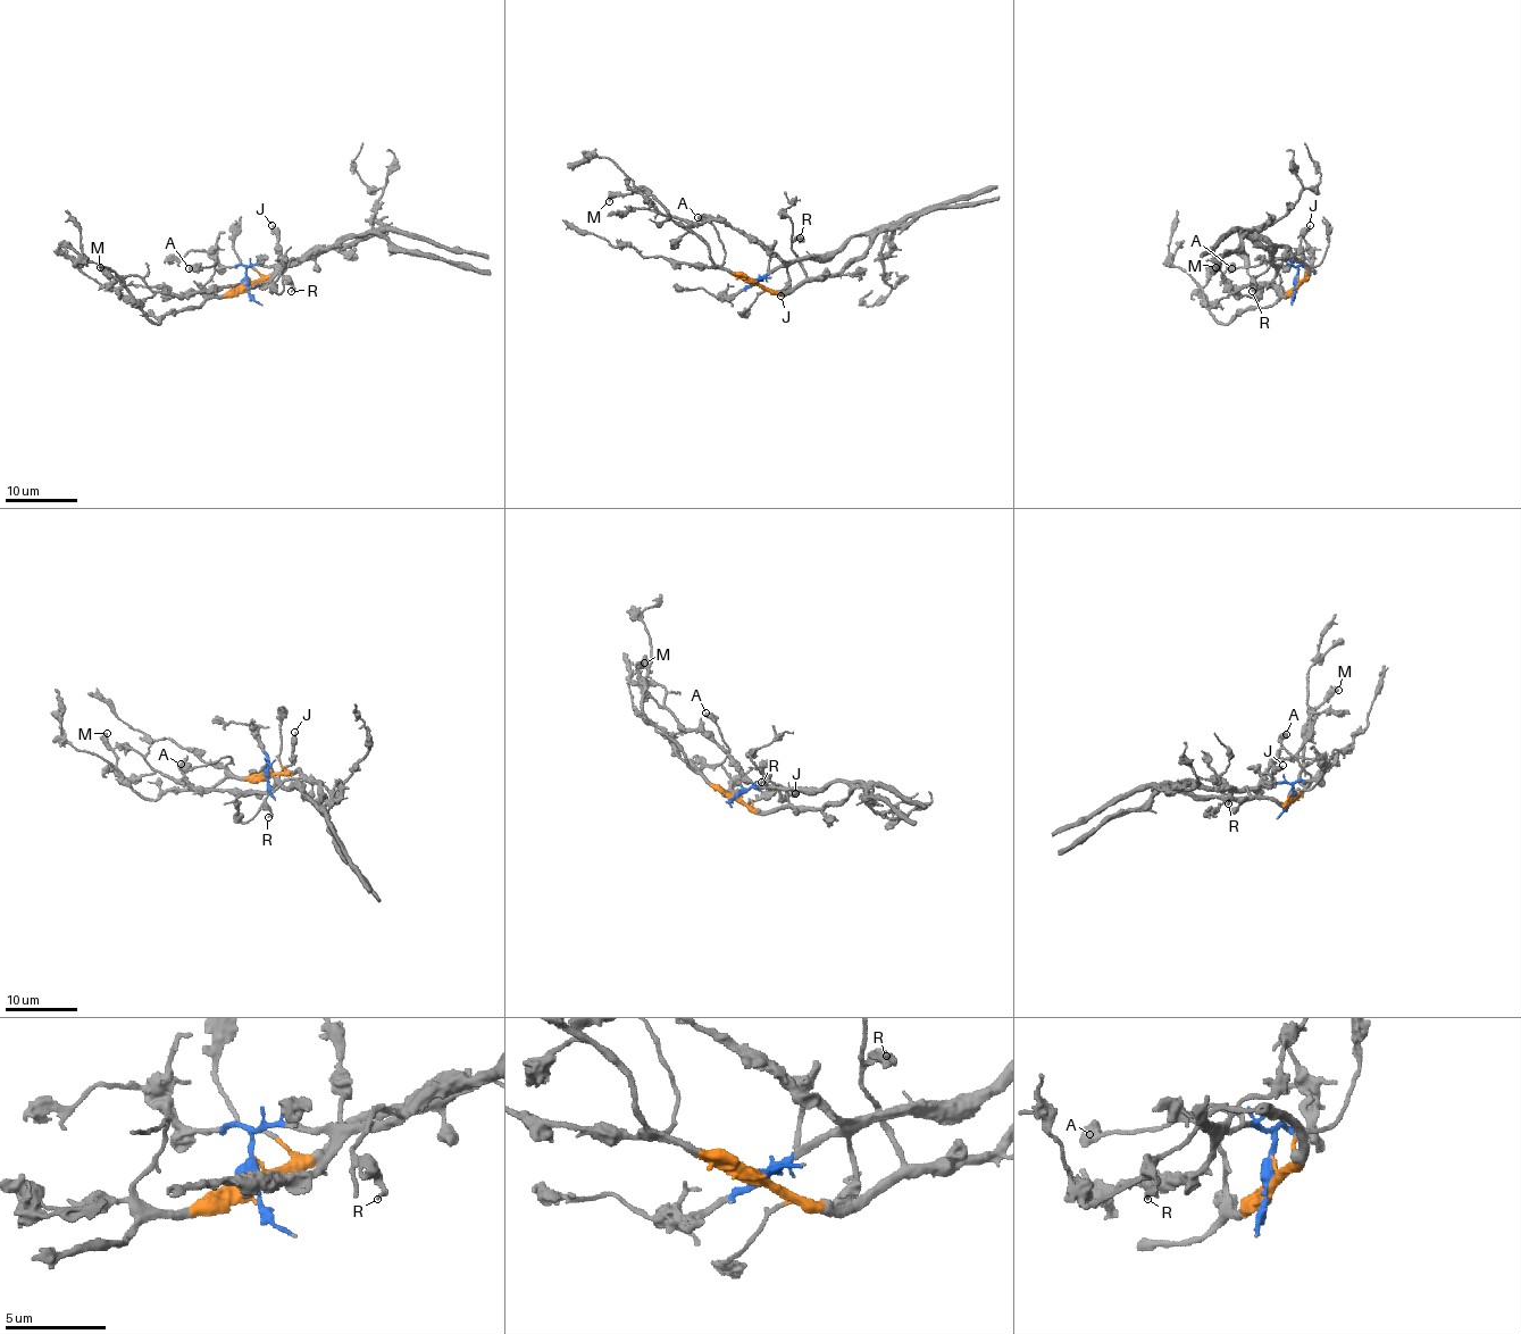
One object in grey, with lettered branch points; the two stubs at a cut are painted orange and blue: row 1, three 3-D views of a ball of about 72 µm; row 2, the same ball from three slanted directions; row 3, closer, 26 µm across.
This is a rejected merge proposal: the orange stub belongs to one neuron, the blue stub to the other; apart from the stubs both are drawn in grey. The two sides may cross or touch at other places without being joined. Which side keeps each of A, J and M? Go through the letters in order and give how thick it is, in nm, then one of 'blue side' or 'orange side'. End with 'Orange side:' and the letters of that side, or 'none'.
A: 550 nm | orange side
J: 300 nm | blue side
M: 380 nm | orange side
Orange side: A, M

